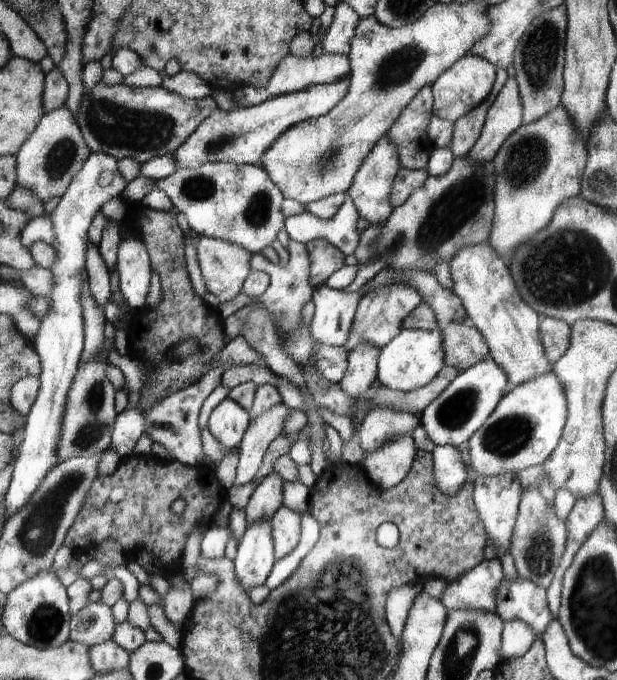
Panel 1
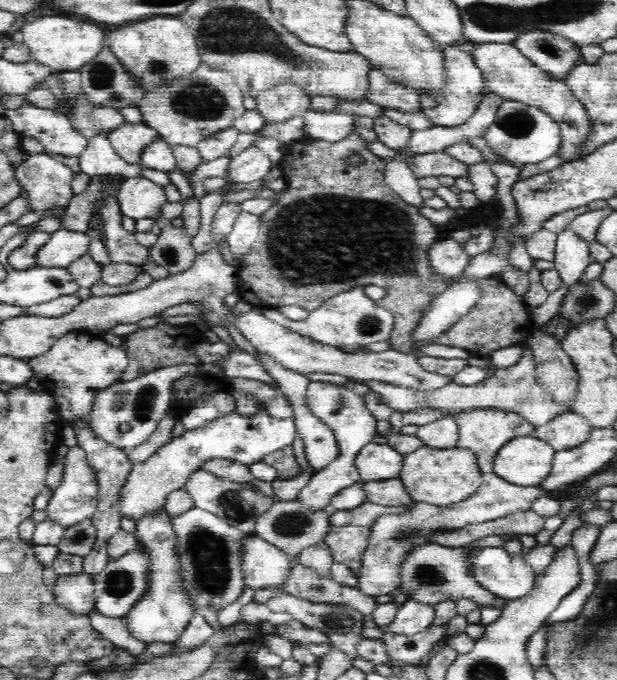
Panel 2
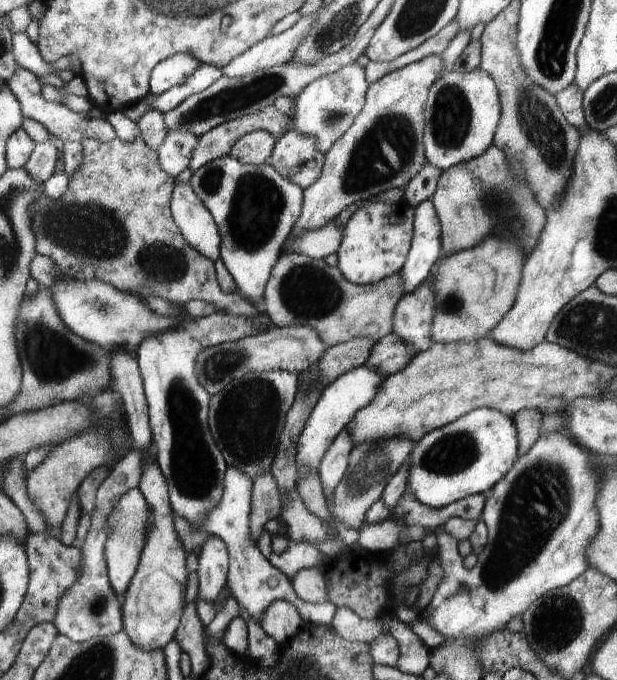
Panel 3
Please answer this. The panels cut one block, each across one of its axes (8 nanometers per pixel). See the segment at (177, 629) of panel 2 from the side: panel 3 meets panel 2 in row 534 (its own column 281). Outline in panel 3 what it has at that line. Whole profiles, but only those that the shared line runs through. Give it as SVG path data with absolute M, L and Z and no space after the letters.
M288 130L276 139L268 162L285 179L306 191L322 174L324 157L325 154L312 137Z

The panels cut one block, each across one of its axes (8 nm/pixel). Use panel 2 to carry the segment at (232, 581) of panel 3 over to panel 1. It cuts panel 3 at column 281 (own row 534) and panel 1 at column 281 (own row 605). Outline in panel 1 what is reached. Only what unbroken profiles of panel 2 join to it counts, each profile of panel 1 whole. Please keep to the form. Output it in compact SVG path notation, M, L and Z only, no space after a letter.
M306 510L302 514L302 532L300 533L299 545L290 554L287 554L286 557L275 560L275 566L265 582L270 590L274 590L280 584L284 584L296 572L296 568L302 562L302 558L318 542L319 530L320 526L318 521Z

